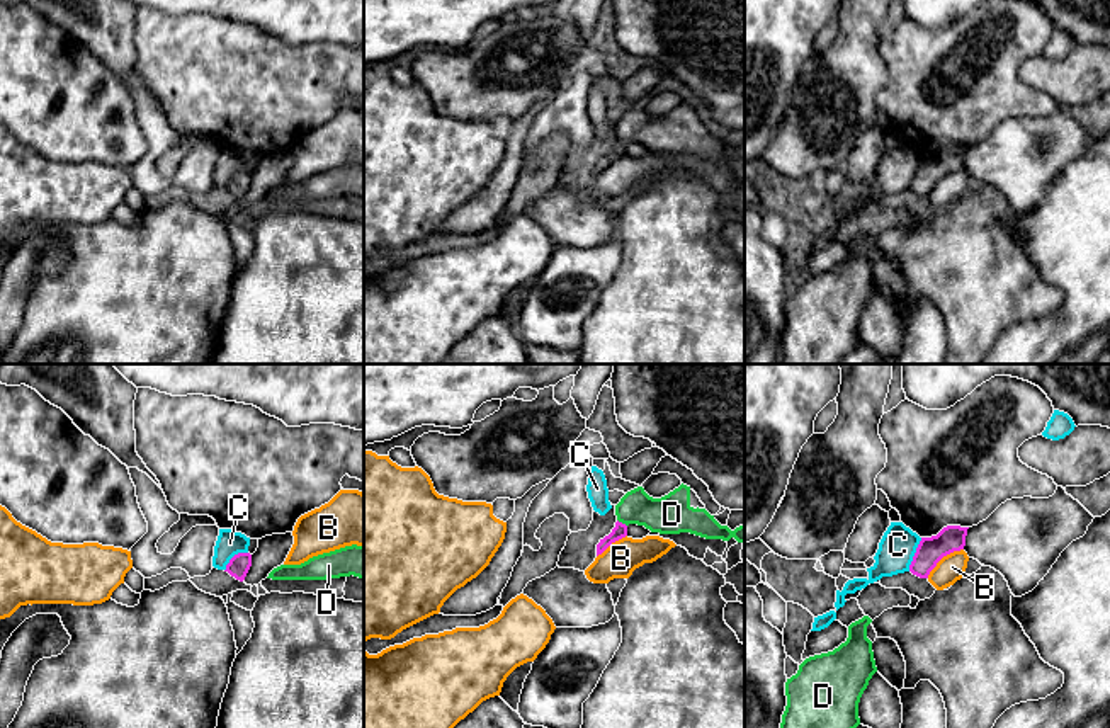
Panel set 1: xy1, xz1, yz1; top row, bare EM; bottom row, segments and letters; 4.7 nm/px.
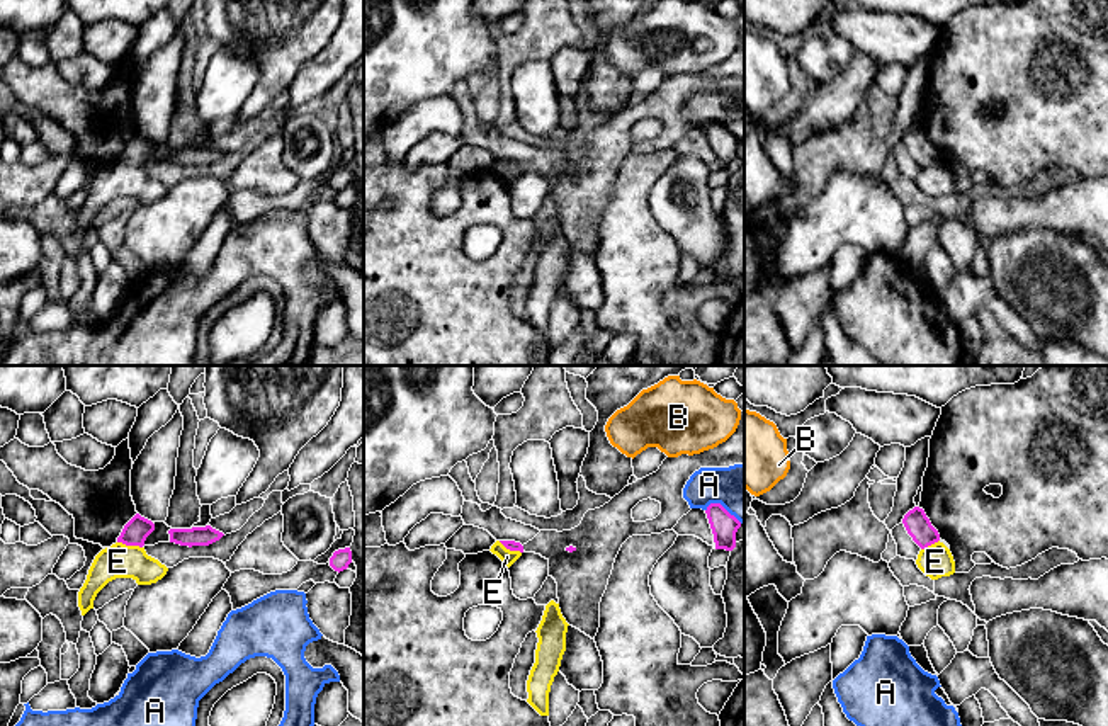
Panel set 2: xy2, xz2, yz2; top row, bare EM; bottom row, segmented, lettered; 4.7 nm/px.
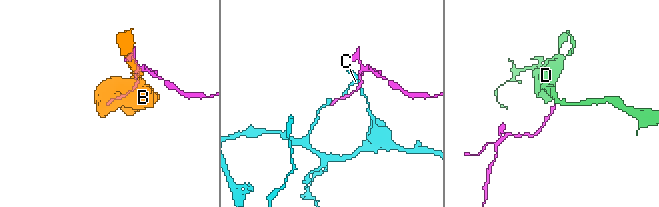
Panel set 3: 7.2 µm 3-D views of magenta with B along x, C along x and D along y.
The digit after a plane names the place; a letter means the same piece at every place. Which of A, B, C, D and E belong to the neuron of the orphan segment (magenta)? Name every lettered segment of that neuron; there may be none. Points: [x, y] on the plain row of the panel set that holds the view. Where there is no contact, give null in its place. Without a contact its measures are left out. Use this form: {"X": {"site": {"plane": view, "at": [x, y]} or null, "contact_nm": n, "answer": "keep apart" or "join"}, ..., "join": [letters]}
{"A": {"site": {"plane": "xz2", "at": [723, 126]}, "contact_nm": 190, "answer": "keep apart"}, "B": {"site": {"plane": "yz1", "at": [942, 176]}, "contact_nm": 220, "answer": "keep apart"}, "C": {"site": {"plane": "yz1", "at": [915, 174]}, "contact_nm": 170, "answer": "keep apart"}, "D": {"site": {"plane": "xz1", "at": [621, 142]}, "contact_nm": 60, "answer": "join"}, "E": {"site": {"plane": "xy2", "at": [130, 164]}, "contact_nm": 120, "answer": "keep apart"}, "join": ["D"]}

